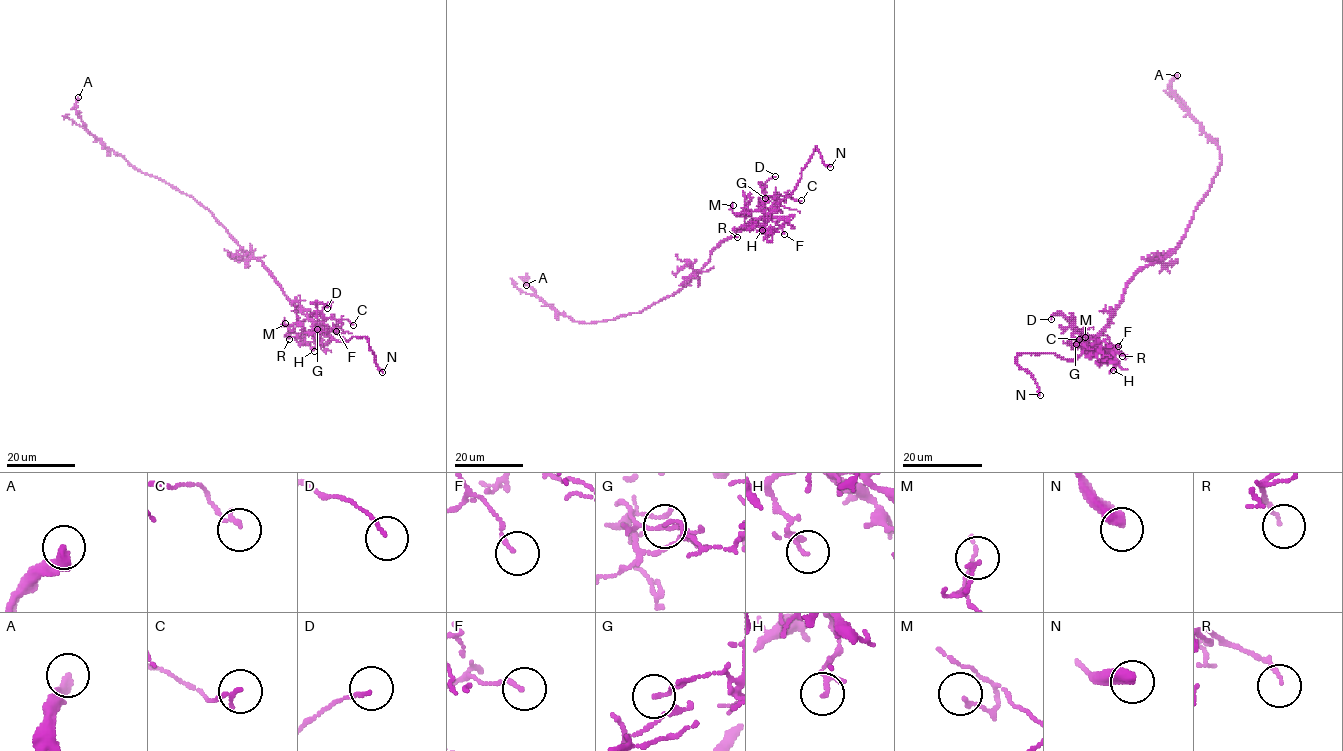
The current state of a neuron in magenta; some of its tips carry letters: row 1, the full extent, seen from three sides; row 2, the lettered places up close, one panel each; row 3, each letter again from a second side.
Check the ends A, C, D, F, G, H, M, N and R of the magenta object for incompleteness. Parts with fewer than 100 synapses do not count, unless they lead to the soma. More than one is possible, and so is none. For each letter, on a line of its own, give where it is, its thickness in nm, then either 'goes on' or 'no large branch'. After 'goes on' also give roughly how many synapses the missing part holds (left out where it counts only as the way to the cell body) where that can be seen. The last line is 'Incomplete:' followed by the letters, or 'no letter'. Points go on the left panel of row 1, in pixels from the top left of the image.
A: (78, 97) | 360 nm | no large branch
C: (353, 325) | 130 nm | no large branch
D: (327, 308) | 110 nm | no large branch
F: (336, 331) | 130 nm | no large branch
G: (317, 329) | 60 nm | no large branch
H: (314, 351) | 100 nm | no large branch
M: (285, 323) | 120 nm | no large branch
N: (382, 372) | 440 nm | goes on
R: (289, 339) | 110 nm | no large branch
Incomplete: N

